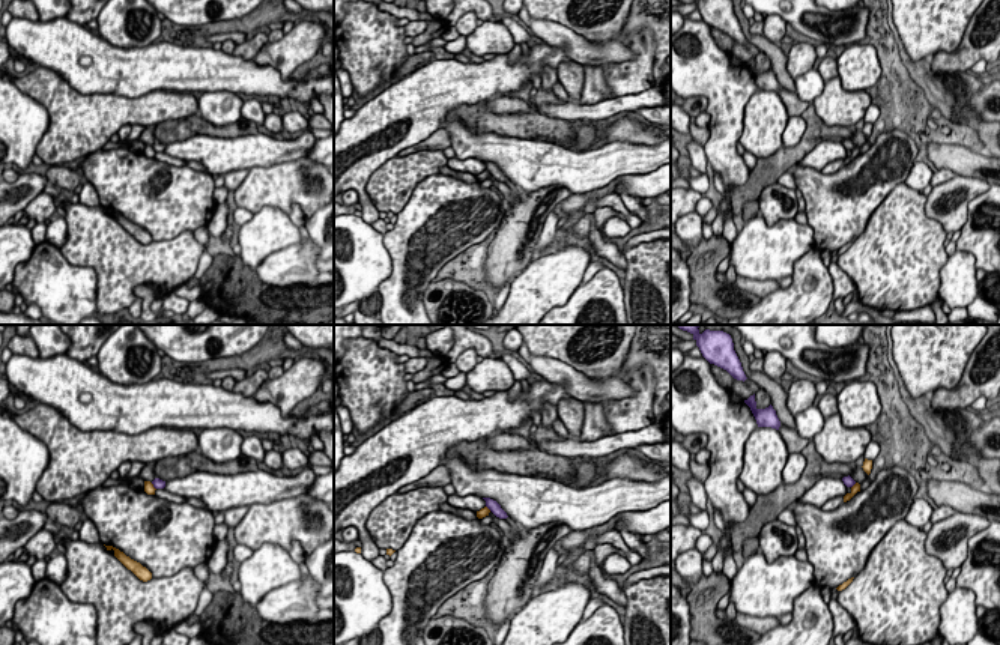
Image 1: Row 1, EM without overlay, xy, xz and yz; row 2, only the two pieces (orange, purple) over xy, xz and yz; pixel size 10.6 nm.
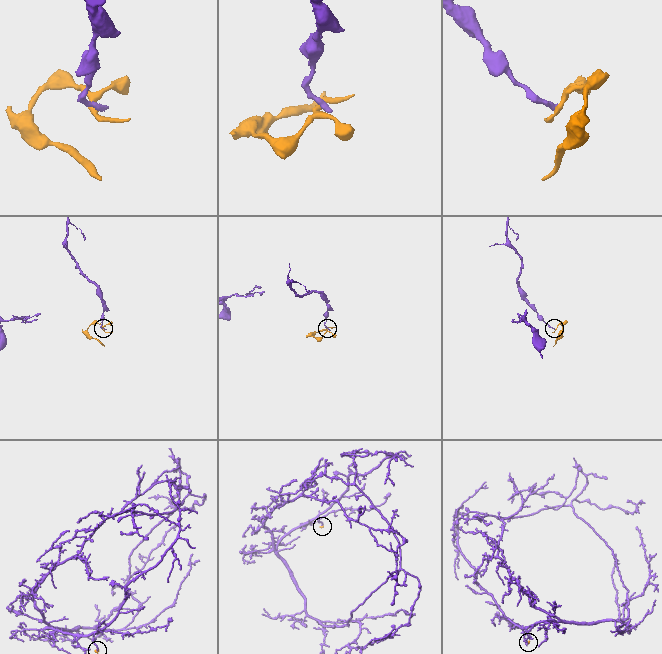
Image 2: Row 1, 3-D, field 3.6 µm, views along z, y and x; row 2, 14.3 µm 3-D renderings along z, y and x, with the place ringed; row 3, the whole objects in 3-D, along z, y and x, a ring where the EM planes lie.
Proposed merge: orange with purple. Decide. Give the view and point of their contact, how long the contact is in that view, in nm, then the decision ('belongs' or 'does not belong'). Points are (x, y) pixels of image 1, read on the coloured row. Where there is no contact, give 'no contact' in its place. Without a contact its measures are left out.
contact xy (152, 486); length 100 nm; does not belong

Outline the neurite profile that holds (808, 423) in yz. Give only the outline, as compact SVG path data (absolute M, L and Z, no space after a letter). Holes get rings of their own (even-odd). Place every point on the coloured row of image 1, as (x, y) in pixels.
M815 404L797 413L794 421L795 432L805 439L812 439L824 427L824 416Z

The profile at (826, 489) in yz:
M821 478L798 501L821 508L829 499L845 495L847 486L842 480Z

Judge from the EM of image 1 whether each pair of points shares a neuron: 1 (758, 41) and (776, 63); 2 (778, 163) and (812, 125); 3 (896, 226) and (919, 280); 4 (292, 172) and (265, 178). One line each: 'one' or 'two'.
1: one
2: one
3: one
4: one

